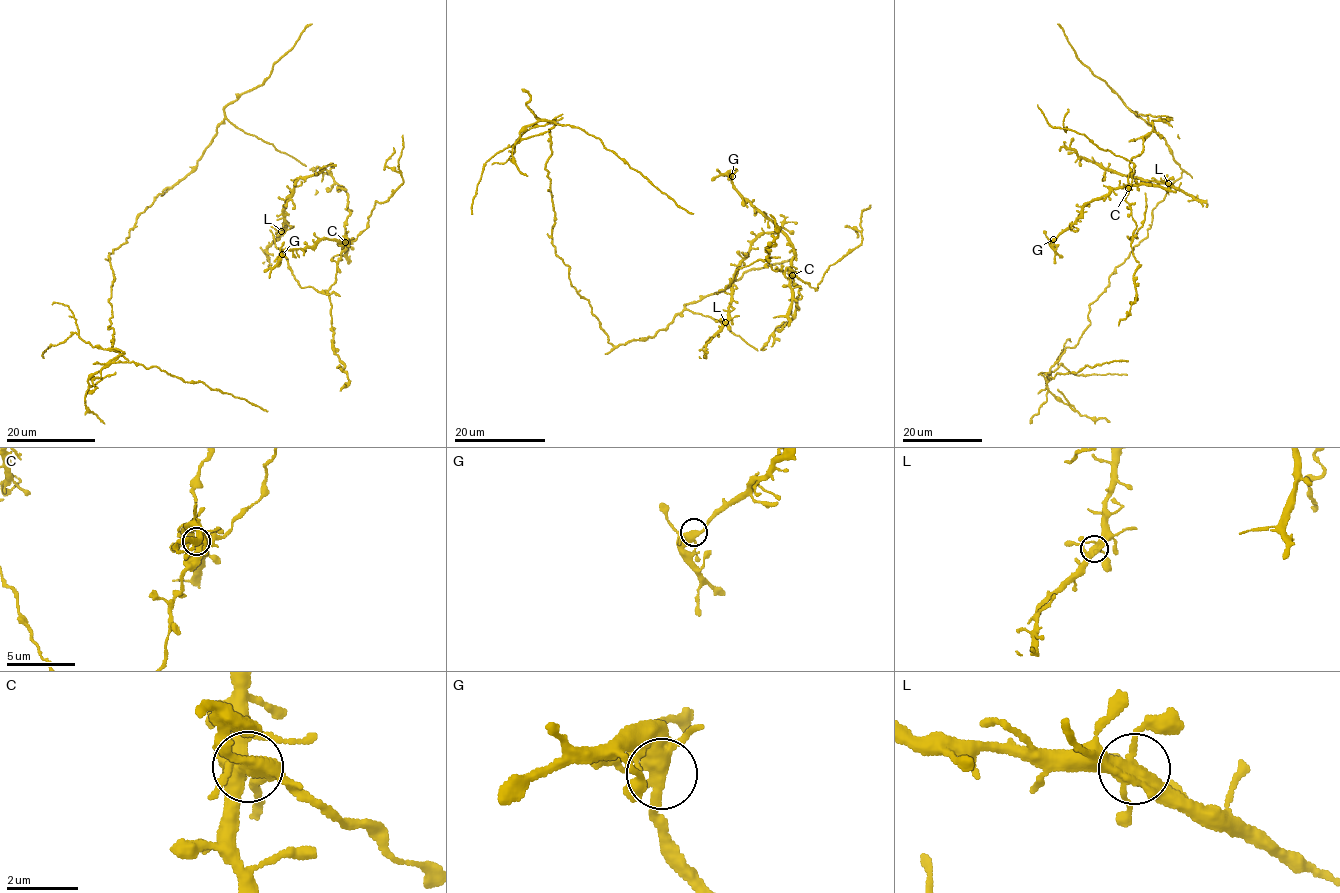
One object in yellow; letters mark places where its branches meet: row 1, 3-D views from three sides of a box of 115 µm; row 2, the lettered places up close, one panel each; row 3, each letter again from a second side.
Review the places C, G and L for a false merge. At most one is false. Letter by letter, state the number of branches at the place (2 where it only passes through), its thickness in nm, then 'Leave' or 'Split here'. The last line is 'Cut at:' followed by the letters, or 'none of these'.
C: Branches: 5. Thickness 440 nm. Split here
G: Branches: 5. Thickness 400 nm. Leave
L: Branches: 5. Thickness 400 nm. Leave
Cut at: C

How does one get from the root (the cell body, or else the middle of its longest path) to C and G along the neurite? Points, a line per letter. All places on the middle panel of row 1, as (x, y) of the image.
C: (669, 323), (688, 309), (721, 321), (761, 348), (798, 308), (801, 295), (792, 275)
G: (669, 323), (688, 309), (721, 321), (758, 350), (798, 308), (790, 239), (738, 191), (732, 176)

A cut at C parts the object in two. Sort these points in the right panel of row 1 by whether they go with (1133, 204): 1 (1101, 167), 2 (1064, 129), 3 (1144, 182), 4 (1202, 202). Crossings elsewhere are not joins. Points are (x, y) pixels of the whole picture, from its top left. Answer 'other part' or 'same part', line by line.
1: other part
2: same part
3: other part
4: other part

